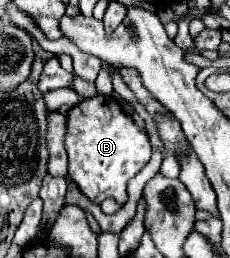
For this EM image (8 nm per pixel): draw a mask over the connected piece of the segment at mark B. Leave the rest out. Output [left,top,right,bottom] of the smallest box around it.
[65,94,151,204]

